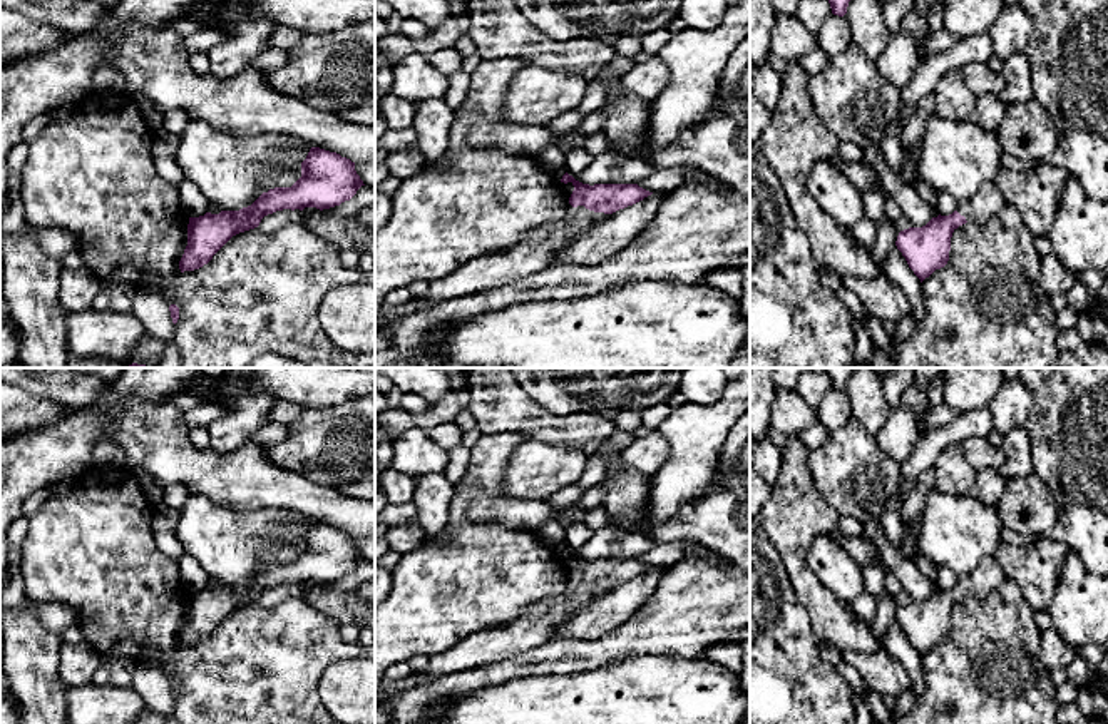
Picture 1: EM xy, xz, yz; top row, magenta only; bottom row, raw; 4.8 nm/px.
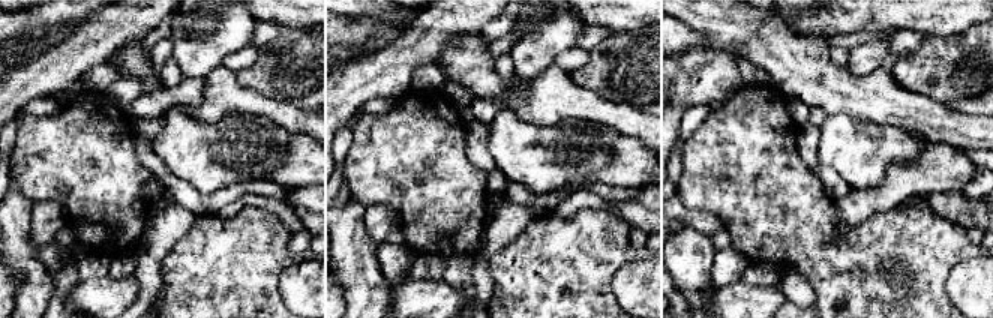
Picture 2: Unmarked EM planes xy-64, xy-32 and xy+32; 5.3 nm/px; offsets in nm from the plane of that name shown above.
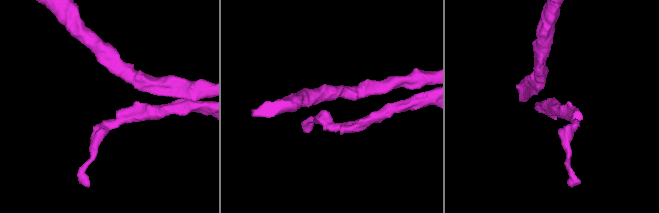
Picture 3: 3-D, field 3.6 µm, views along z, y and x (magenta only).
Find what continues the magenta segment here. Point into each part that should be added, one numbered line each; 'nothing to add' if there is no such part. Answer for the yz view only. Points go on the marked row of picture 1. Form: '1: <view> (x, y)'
1: yz (988, 201)

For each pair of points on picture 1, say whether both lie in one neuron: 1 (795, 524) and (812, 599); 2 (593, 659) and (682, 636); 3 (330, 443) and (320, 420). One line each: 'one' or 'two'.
1: one
2: one
3: one

